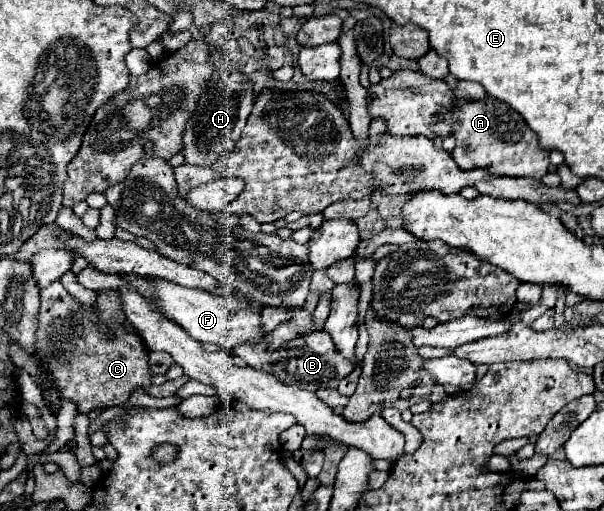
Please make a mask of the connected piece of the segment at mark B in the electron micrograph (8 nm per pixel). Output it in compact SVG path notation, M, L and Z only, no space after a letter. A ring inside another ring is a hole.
M314 331L314 333L302 335L298 339L288 341L282 347L278 349L278 353L282 353L280 355L282 359L274 361L270 367L272 367L274 377L288 385L298 385L308 391L318 391L320 387L336 387L338 381L354 369L352 361L346 361L342 355L338 355L330 335L326 331ZM282 347L286 347L286 351Z

